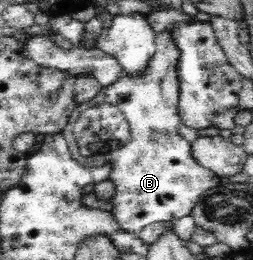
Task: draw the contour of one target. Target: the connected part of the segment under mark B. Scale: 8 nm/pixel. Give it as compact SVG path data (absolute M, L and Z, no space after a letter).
M166 28L166 30L157 34L155 40L156 50L154 56L150 58L148 70L144 70L142 74L128 75L114 84L102 87L94 98L87 100L85 103L77 104L76 108L70 113L68 124L63 128L71 155L78 160L81 150L75 139L73 128L81 112L91 106L108 103L118 107L128 119L128 123L130 123L130 142L122 146L122 152L120 152L118 160L111 163L112 170L110 170L109 179L116 185L113 198L110 199L113 205L110 213L112 213L112 218L116 220L118 226L129 233L139 233L146 225L152 223L174 222L179 218L191 215L192 210L199 202L200 195L209 188L220 185L221 180L221 177L216 173L204 168L204 166L198 164L196 159L192 158L191 142L178 133L178 126L182 124L180 115L177 112L177 99L180 96L177 62L180 59L180 54L176 48L176 43L172 40L172 34L168 33L168 30L170 28Z

